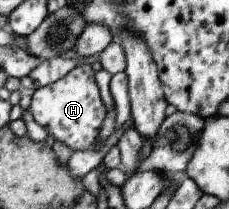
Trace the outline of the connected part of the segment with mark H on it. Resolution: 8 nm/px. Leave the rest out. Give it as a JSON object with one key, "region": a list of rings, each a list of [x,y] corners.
{"region":[[[81,65],[55,82],[35,89],[30,95],[27,117],[43,126],[54,140],[64,142],[72,152],[95,148],[95,139],[105,116],[93,74],[90,65]]]}

